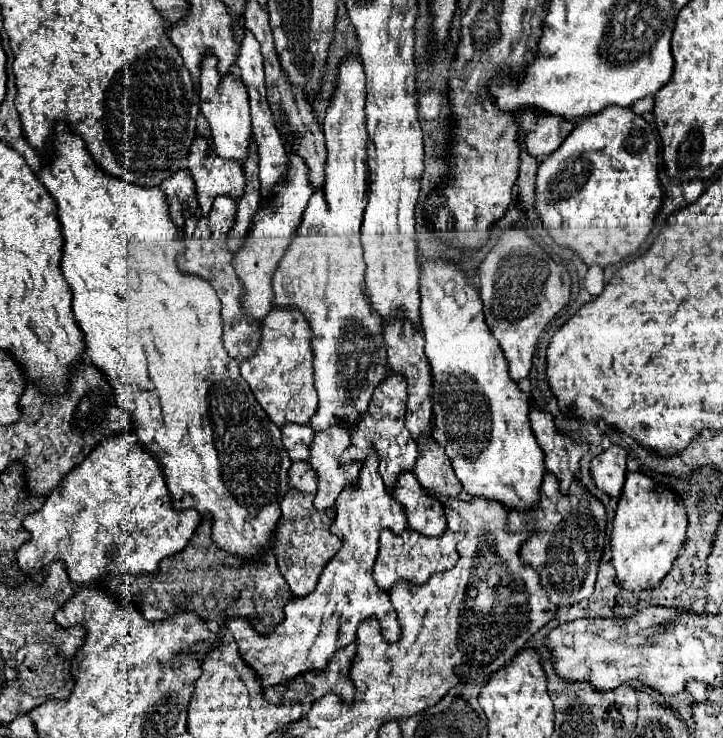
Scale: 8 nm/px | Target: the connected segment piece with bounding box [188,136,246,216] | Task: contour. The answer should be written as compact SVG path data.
M196 136L190 148L188 168L196 184L196 198L202 216L210 212L216 196L230 196L236 202L242 198L246 186L242 166L236 160L216 156L208 138Z

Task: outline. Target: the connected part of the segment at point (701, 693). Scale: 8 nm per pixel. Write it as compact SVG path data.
M688 680L686 682L686 690L690 692L690 696L694 698L694 702L706 700L706 686L700 680Z

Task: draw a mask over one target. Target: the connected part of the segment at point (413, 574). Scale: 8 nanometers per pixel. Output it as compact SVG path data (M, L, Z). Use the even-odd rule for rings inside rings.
M390 530L380 532L380 550L374 564L374 580L384 590L390 592L390 588L396 582L410 582L410 584L424 584L432 576L432 572L446 572L452 570L458 562L456 552L456 534L452 530L446 530L440 538L426 538L424 534L404 530L400 536L394 536Z

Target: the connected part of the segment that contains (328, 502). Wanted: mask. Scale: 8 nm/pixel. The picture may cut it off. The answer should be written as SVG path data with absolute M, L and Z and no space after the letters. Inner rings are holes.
M332 426L324 432L314 434L314 440L312 440L312 446L310 446L310 452L312 452L310 466L318 474L318 494L314 498L316 510L334 508L334 502L336 502L338 494L344 490L344 486L352 486L352 482L356 482L356 478L360 474L362 462L352 462L352 464L340 466L340 456L348 448L348 442L350 442L350 432L348 432L348 428L340 428L340 426Z

